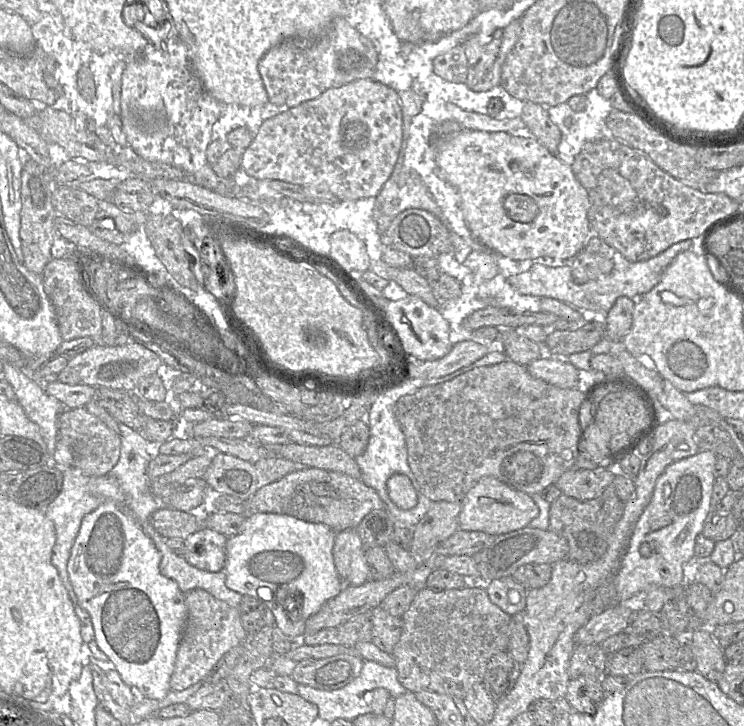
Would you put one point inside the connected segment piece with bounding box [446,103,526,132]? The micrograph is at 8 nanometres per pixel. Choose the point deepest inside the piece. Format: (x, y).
(468, 120)

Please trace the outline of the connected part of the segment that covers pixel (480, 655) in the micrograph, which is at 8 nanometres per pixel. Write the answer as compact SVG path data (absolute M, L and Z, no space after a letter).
M469 583L460 589L434 590L419 587L408 610L401 617L403 630L392 656L399 682L407 691L416 693L423 690L463 699L476 683L482 683L490 658L507 651L512 616L493 604L482 583Z

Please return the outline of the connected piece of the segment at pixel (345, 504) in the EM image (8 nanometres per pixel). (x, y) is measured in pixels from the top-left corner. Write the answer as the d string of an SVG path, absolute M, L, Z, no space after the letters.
M311 467L301 468L260 488L245 501L245 513L241 515L246 519L246 516L259 512L285 514L307 522L322 523L340 532L356 529L367 514L384 508L385 504L378 493L361 479Z

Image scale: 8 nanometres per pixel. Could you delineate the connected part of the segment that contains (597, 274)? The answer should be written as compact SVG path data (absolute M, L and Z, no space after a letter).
M591 235L584 247L574 257L571 274L576 284L600 279L611 273L616 250L603 239Z

